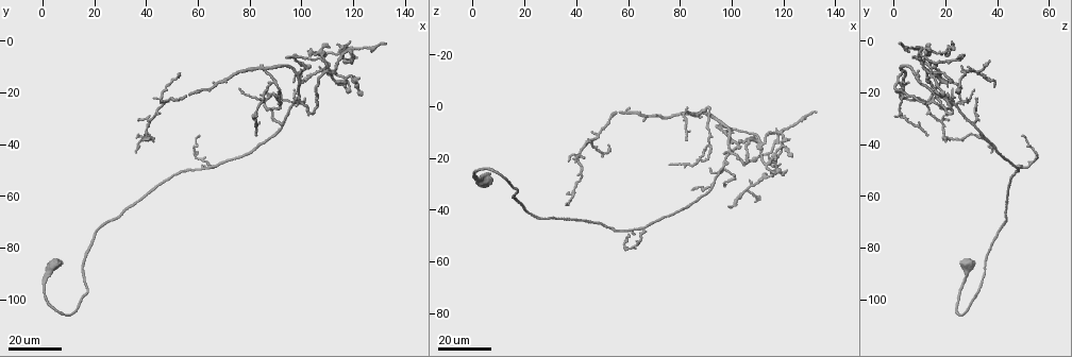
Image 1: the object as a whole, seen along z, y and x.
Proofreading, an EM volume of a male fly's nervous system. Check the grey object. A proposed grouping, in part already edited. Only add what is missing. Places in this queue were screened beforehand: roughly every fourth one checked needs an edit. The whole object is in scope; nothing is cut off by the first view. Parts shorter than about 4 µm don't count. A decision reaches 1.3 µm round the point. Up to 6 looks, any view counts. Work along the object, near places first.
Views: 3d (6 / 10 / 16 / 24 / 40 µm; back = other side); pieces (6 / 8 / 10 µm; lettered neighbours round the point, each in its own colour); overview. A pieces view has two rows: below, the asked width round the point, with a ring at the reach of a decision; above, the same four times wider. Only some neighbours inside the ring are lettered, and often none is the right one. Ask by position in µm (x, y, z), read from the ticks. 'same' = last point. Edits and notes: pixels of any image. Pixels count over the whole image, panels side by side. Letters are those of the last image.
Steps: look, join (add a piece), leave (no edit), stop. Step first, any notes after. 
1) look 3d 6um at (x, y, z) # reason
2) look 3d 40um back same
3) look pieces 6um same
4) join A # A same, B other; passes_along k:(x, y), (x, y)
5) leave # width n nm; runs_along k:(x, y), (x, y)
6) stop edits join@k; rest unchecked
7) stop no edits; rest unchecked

look 3d 16um at (47, 23, 9) # thin end

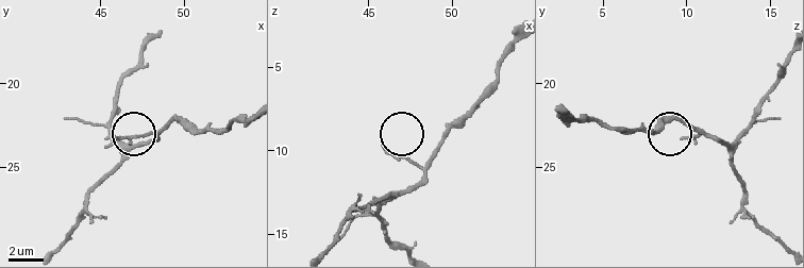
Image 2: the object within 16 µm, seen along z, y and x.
look pieces 6um at (46.1, 23.3, 9.9)

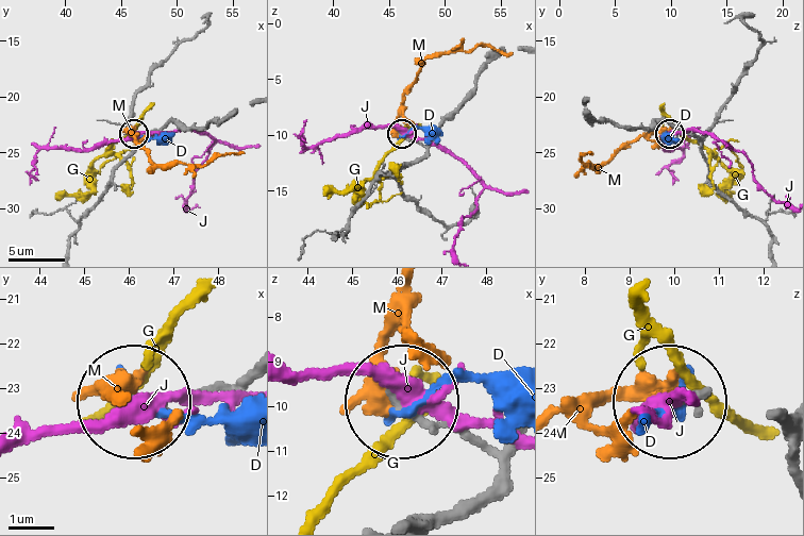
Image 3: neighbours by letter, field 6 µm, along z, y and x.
leave # D other, G other, J other, M other; no lettered piece goes on from it

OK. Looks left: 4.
look 3d 24um at (66, 17, 5) # free end

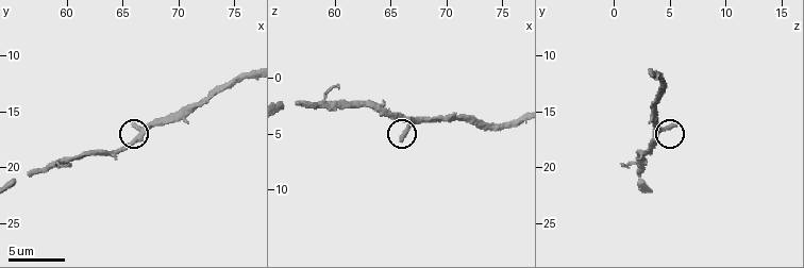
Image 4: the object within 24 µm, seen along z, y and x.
look pieces 10um at (66.2, 16.0, 5.6) # see the neighbours

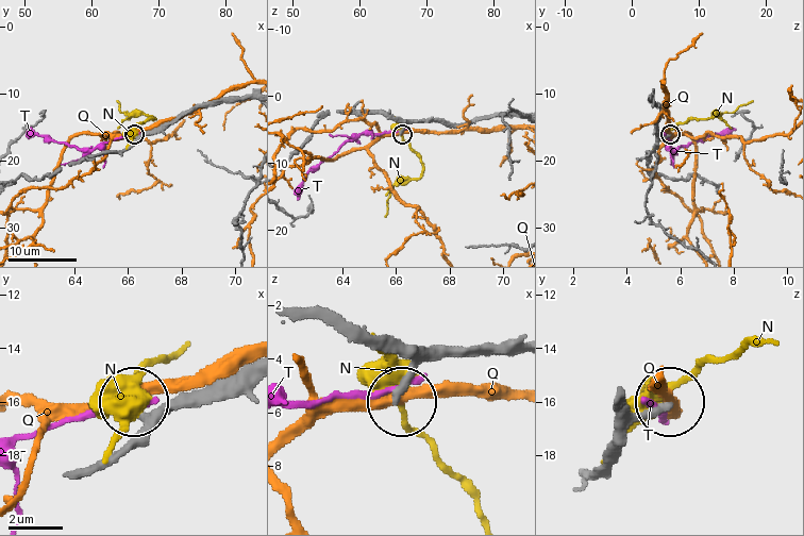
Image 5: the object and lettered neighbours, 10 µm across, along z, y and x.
leave # width 250 nm; N other, Q other, T other; no lettered piece goes on from it

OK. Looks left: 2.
look 3d 16um at (89, 26, 21) # tapers out

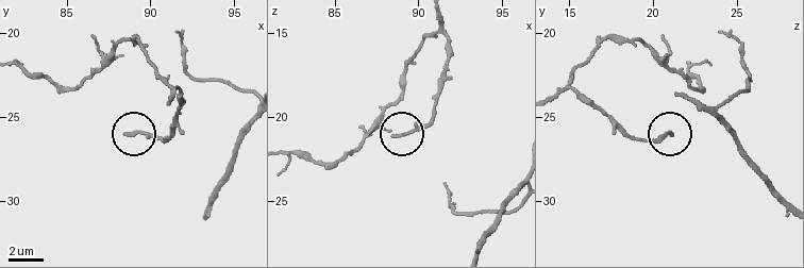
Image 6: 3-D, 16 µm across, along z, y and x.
look pieces 10um at (88.4, 26.1, 21.2)

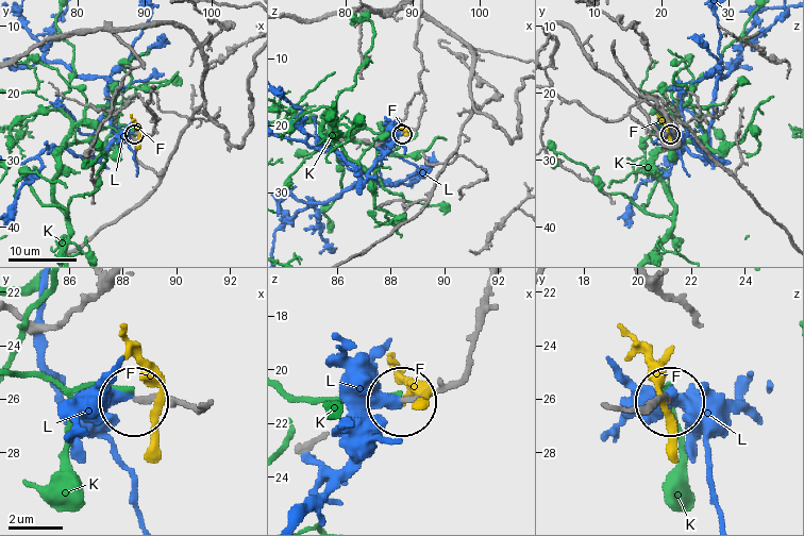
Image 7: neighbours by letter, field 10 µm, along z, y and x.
leave # F other, K other, L other; runs_along 7:(609, 405), (669, 399); none of them fits

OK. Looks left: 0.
stop no edits; rest unchecked

